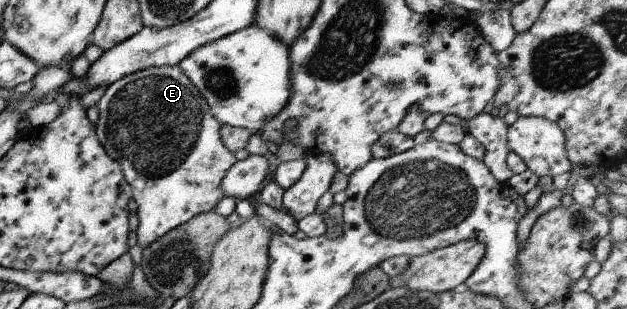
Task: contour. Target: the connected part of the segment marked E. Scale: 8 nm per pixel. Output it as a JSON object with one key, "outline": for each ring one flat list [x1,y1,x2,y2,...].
{"outline":[[179,65,174,66,160,66,151,67,145,70,135,72,135,74,129,74,117,82,113,82,111,86,108,86,102,97,97,103,99,110,99,120,96,123,96,133,99,142,105,148,107,156,113,158,115,162,119,162,121,170,124,172,125,180,129,183,132,190,132,198,137,203,136,214,138,216,139,224,136,230,138,243,143,250,150,244,153,244,155,240,159,240,161,236,168,234,170,230,177,228,180,224,185,224,188,220,191,220,198,214,213,211,217,203,225,196,223,190,221,190,221,182,225,178,226,172,237,162,235,155,229,152,223,144,221,138,221,123,212,115,208,102,204,99,204,96,199,92,199,89,183,74]]}

